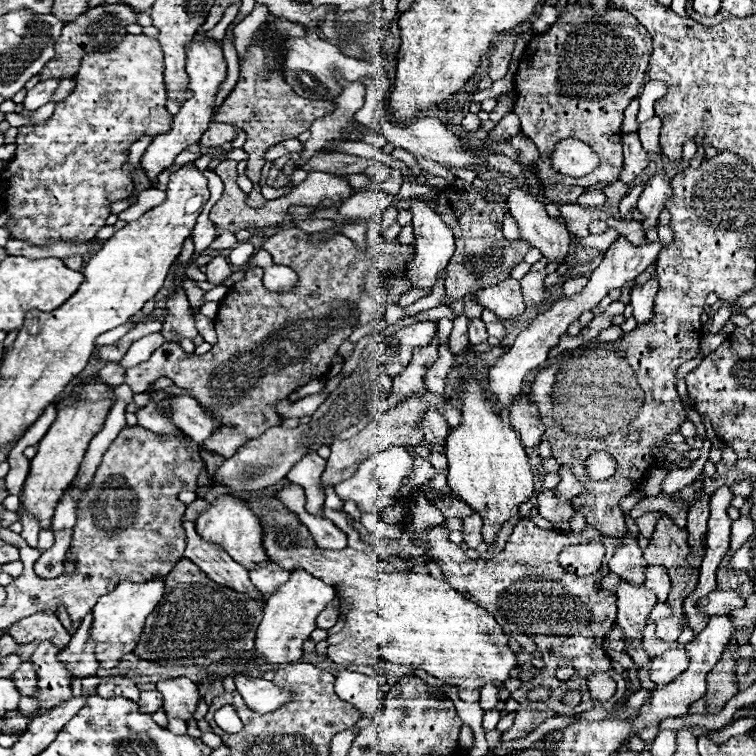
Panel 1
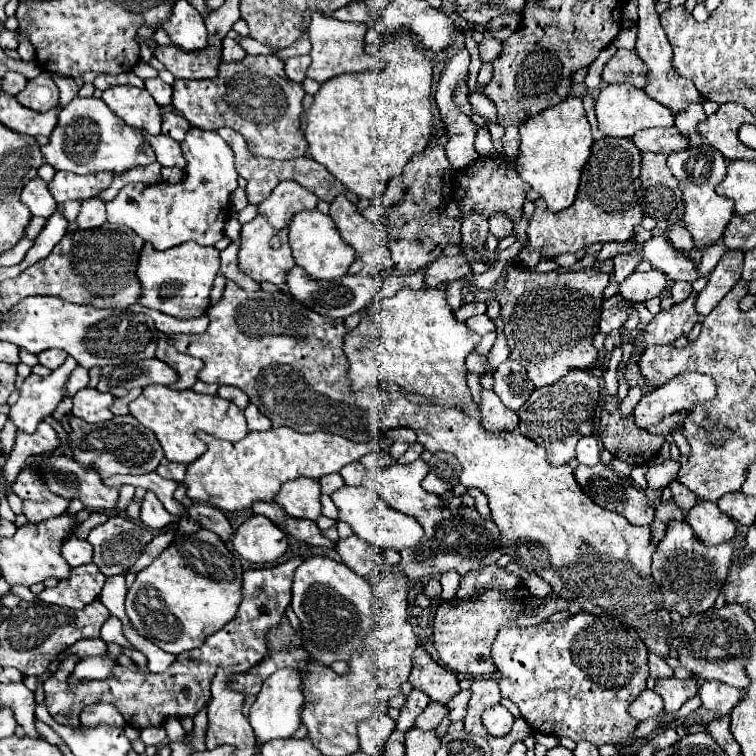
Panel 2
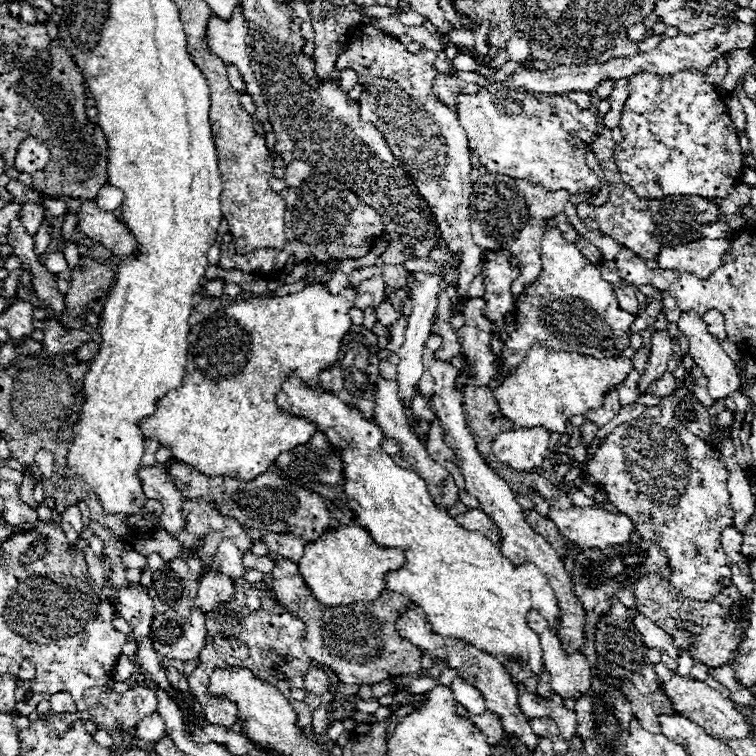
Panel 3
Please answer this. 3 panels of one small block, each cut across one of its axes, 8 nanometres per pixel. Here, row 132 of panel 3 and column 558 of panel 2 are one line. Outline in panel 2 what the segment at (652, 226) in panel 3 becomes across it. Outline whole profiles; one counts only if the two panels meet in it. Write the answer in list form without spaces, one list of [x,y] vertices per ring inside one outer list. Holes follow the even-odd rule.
[[[518,586],[506,592],[486,592],[478,598],[441,603],[434,618],[434,648],[446,668],[452,672],[462,672],[467,678],[459,682],[461,690],[469,690],[474,678],[490,676],[496,672],[496,666],[490,658],[490,646],[498,628],[504,624],[540,624],[548,620],[554,612],[568,610],[568,602],[562,598],[546,596],[536,598],[528,592],[526,586]]]

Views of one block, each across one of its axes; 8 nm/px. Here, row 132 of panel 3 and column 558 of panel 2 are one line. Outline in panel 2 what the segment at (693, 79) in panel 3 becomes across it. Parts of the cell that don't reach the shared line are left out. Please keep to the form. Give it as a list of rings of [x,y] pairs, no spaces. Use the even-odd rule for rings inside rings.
[[[578,612],[578,614],[574,614],[572,618],[568,618],[564,622],[542,622],[538,626],[528,626],[528,628],[504,626],[504,628],[498,630],[498,634],[496,634],[494,642],[492,642],[492,660],[494,660],[494,664],[496,664],[498,672],[500,672],[500,682],[498,684],[500,684],[502,696],[512,700],[520,708],[522,718],[536,732],[552,734],[552,736],[554,734],[556,736],[566,736],[566,738],[570,738],[574,742],[586,740],[586,742],[590,742],[594,746],[602,746],[602,744],[618,746],[618,744],[624,744],[632,736],[636,724],[634,724],[634,720],[630,720],[628,706],[646,690],[646,680],[648,680],[648,648],[642,644],[640,636],[632,628],[628,628],[626,624],[622,624],[622,622],[618,622],[614,618],[602,618],[602,616],[594,616],[594,614],[588,614],[588,612]]]

